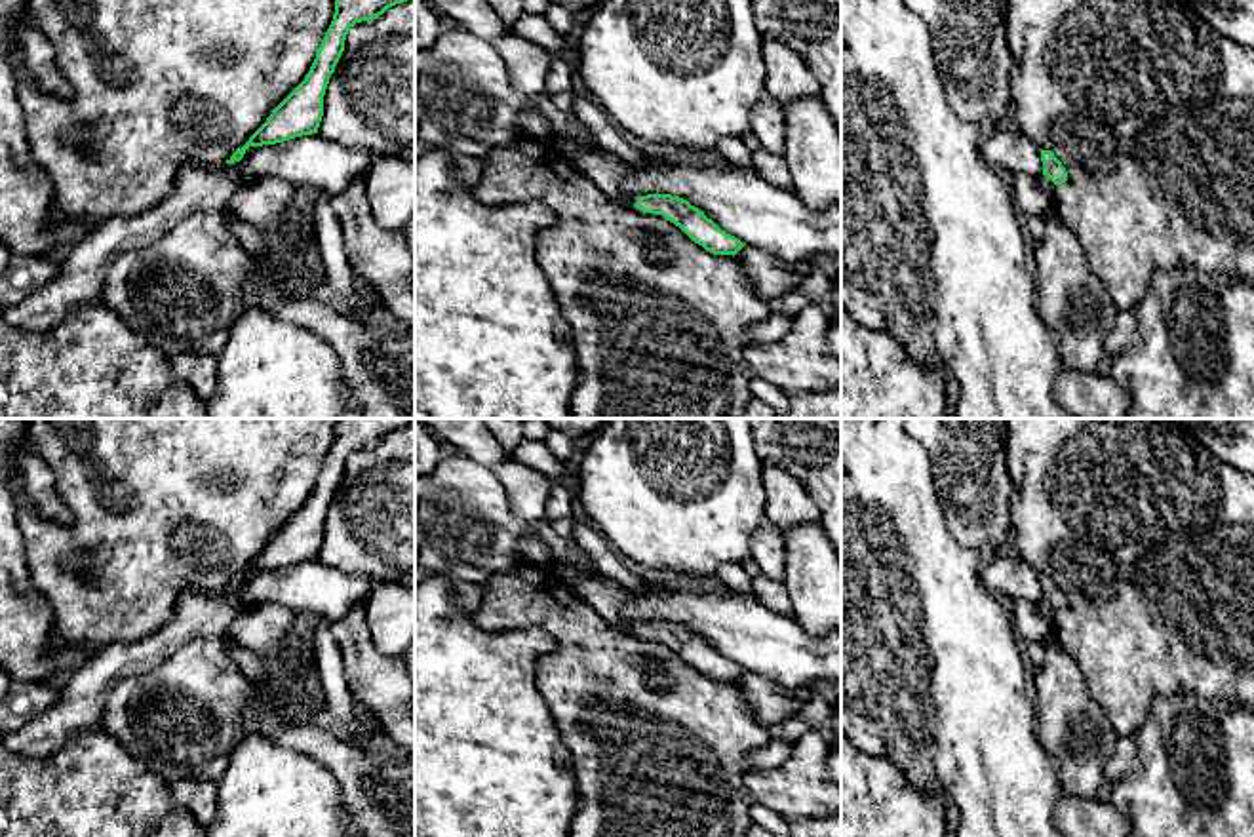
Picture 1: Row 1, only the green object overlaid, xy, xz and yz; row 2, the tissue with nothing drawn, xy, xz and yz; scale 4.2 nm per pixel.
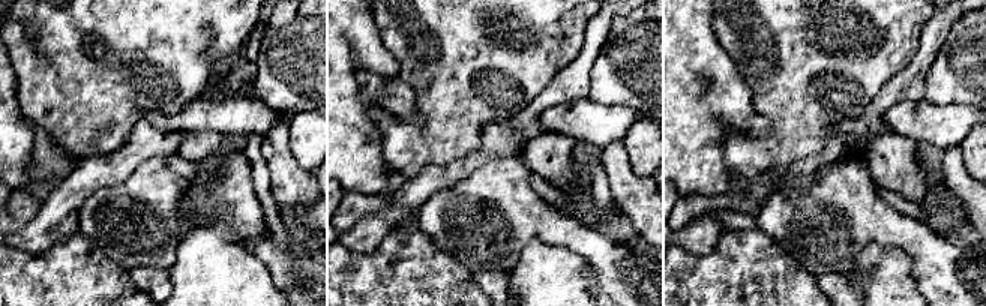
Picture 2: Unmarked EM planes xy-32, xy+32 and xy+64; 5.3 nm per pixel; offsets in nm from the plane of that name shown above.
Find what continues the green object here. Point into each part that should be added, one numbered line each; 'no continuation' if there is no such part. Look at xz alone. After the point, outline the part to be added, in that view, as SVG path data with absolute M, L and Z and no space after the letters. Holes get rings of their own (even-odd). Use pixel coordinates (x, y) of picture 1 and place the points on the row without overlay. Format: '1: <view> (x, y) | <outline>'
1: xz (602, 594) | M596 574L569 586L582 601L586 601L599 616L624 632L634 632L639 622L628 618L620 609L624 592L607 576Z

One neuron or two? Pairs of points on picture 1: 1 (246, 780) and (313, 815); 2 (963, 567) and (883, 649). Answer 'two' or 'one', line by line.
1: one
2: one

